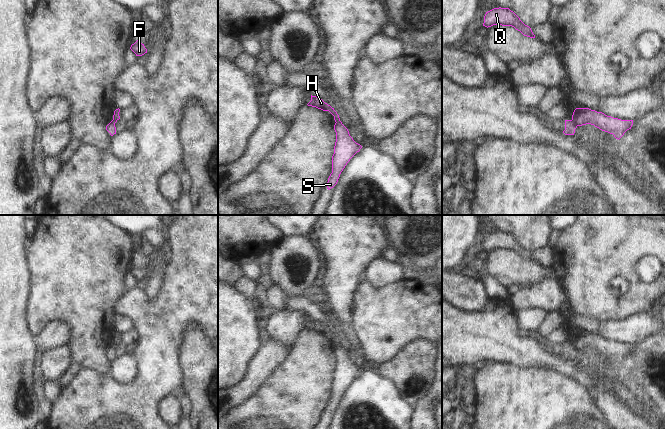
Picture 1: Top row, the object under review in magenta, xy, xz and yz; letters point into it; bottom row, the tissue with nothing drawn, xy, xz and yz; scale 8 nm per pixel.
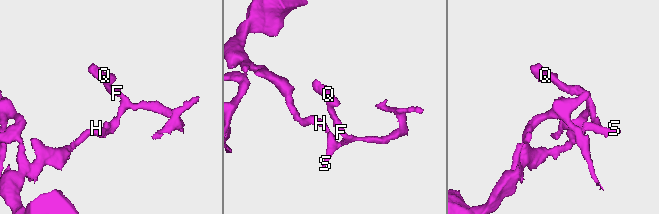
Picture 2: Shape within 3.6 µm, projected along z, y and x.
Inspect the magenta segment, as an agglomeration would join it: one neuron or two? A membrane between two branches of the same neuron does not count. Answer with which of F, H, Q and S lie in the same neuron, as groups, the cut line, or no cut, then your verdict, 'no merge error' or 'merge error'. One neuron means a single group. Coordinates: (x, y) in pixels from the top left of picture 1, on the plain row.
F Q S / H; cut in yz along (571, 344), (576, 350); merge error

